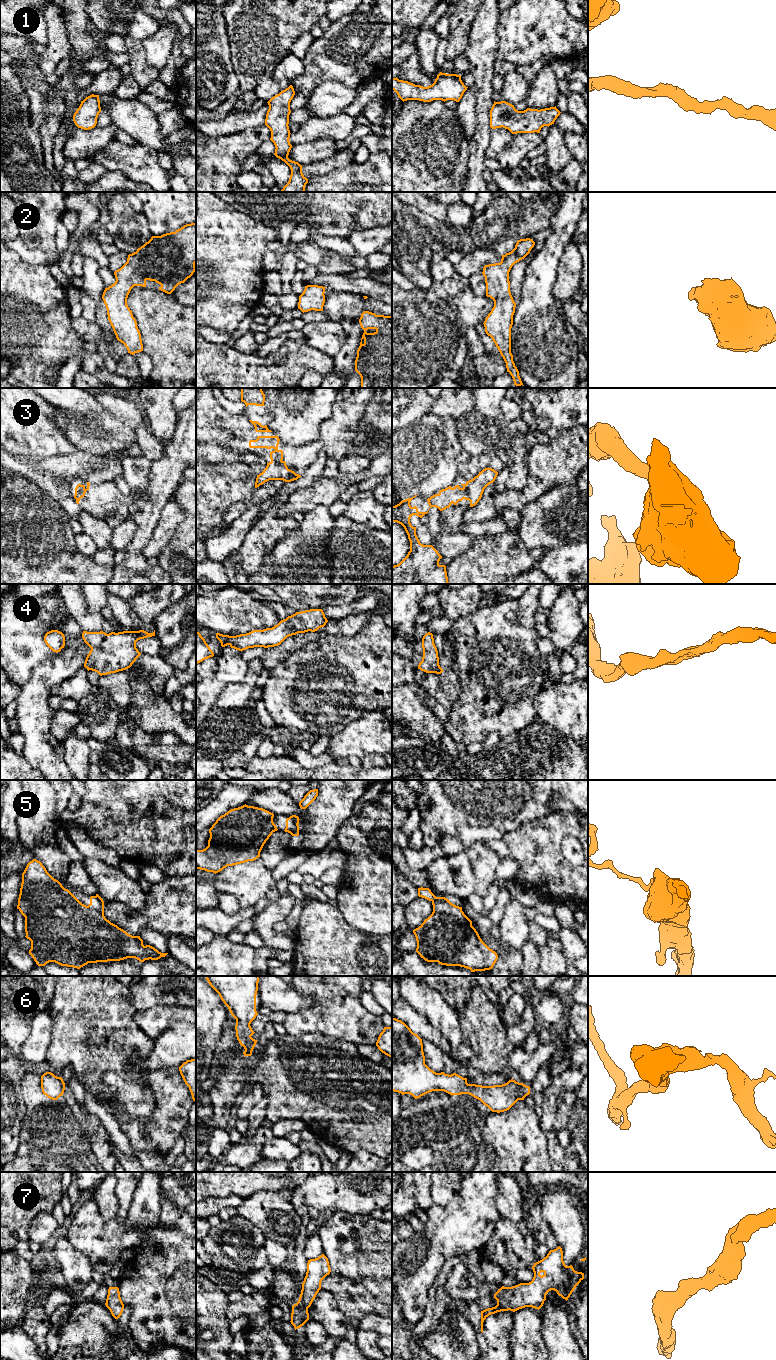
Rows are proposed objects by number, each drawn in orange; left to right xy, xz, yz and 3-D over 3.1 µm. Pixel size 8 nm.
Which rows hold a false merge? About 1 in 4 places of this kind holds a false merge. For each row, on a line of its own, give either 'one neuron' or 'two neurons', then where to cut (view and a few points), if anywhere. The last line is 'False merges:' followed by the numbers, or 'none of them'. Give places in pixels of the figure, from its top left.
1: one neuron | no cut
2: one neuron | no cut
3: two neurons | yz (466, 484), (463, 498)
4: one neuron | no cut
5: two neurons | yz (436, 897), (432, 901)
6: one neuron | no cut
7: one neuron | no cut
False merges: 3, 5

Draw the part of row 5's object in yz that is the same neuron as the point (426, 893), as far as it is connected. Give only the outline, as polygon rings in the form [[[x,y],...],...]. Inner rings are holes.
[[[418,888],[418,896],[429,901],[433,901],[434,899],[436,899],[436,896],[431,892],[429,888]]]

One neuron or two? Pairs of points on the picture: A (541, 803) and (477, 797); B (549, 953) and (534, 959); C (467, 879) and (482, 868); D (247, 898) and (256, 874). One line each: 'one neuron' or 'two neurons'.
A: one neuron
B: two neurons
C: two neurons
D: one neuron

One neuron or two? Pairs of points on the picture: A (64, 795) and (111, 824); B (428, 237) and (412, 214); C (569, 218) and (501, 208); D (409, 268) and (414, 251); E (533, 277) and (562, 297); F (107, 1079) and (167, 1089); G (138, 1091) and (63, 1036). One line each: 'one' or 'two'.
A: two
B: one
C: two
D: two
E: two
F: two
G: one

